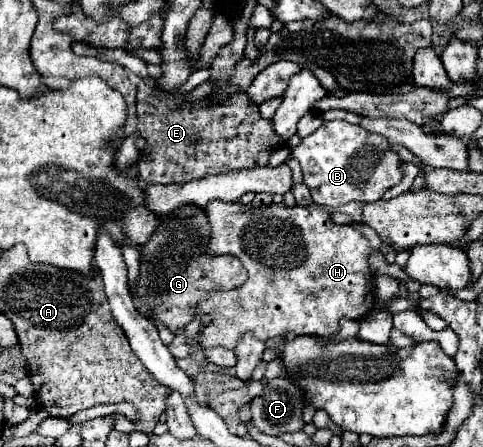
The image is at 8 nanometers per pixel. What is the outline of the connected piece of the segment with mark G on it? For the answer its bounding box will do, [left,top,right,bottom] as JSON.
[132,205,248,335]

